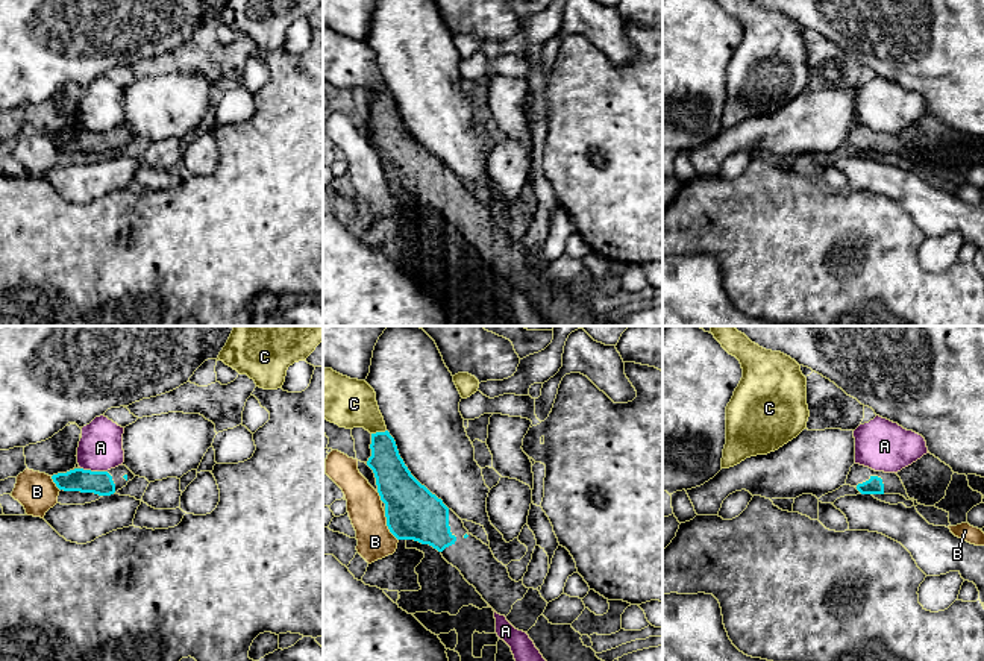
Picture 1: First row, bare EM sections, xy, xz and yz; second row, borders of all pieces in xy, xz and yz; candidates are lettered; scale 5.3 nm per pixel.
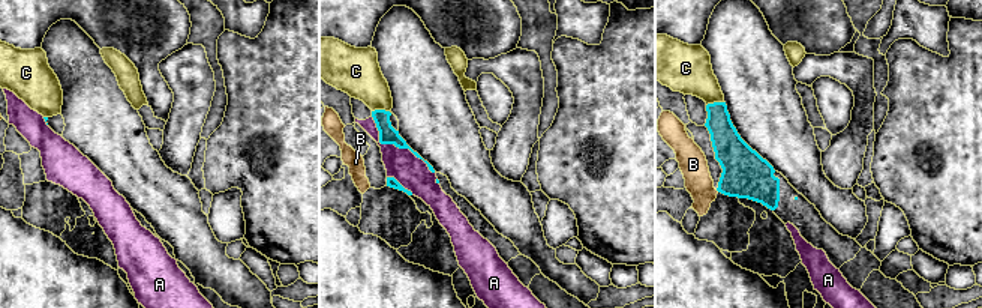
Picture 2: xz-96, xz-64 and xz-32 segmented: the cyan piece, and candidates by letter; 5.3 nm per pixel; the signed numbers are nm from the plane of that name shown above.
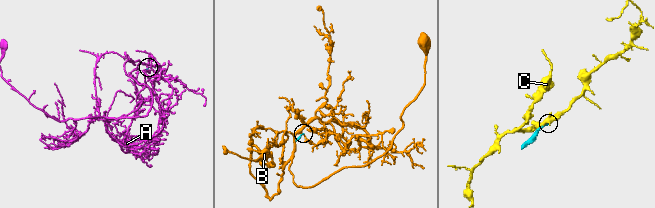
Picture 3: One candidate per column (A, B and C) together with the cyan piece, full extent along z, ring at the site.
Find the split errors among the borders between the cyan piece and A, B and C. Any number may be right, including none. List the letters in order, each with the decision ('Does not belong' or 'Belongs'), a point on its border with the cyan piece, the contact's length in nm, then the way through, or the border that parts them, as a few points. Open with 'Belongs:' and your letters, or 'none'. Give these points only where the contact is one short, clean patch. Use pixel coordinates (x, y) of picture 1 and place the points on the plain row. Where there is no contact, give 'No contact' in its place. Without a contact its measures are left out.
Belongs: none
A: Does not belong. Touches cyan at xy (94, 132). Shared border 150 nm
B: Does not belong. Touches cyan at xz (387, 185). Shared border 180 nm. Boundary: xz (384, 172), (387, 188), (397, 200)
C: Does not belong. Touches cyan at xz (378, 93). Shared border 80 nm

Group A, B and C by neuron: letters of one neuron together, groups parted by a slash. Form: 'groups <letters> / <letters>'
groups A / B / C

